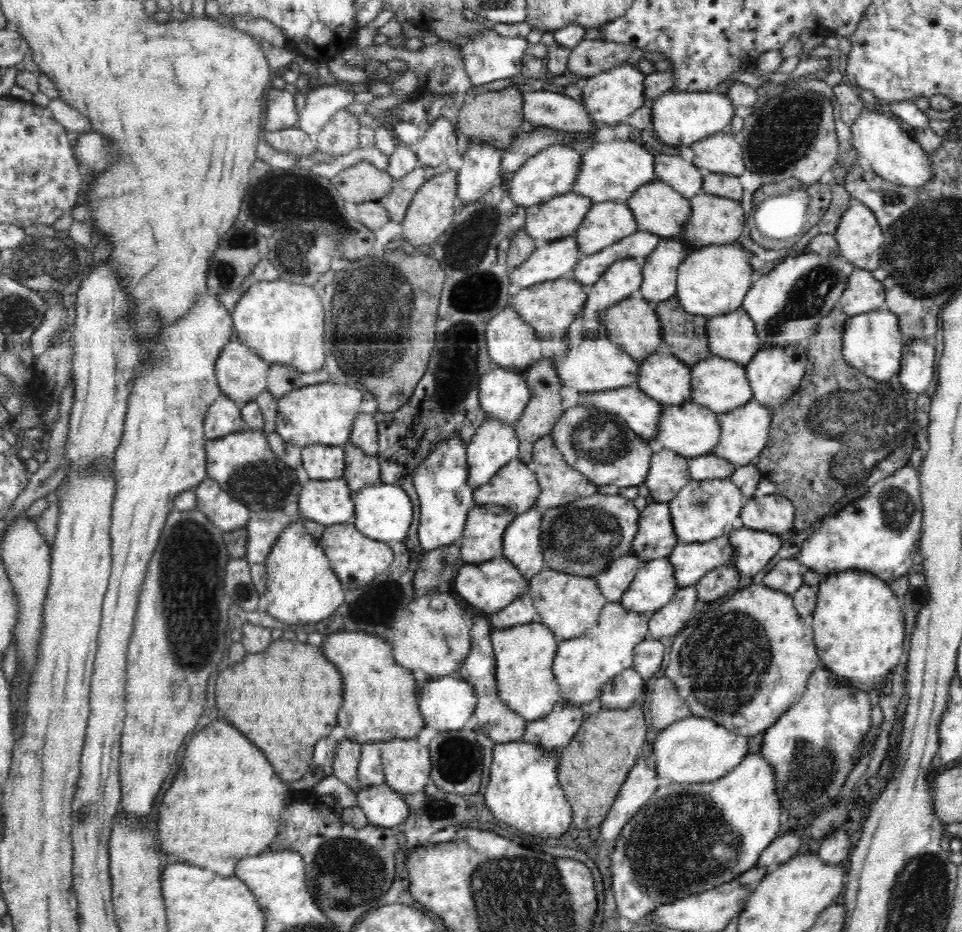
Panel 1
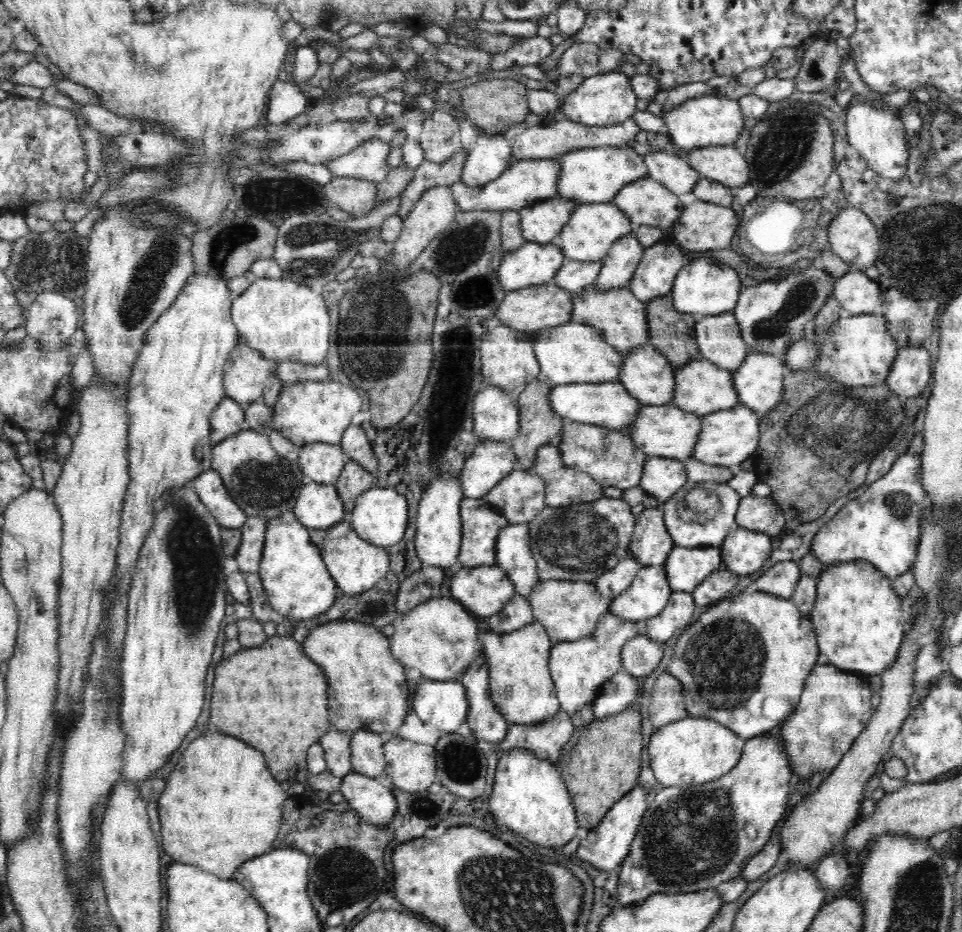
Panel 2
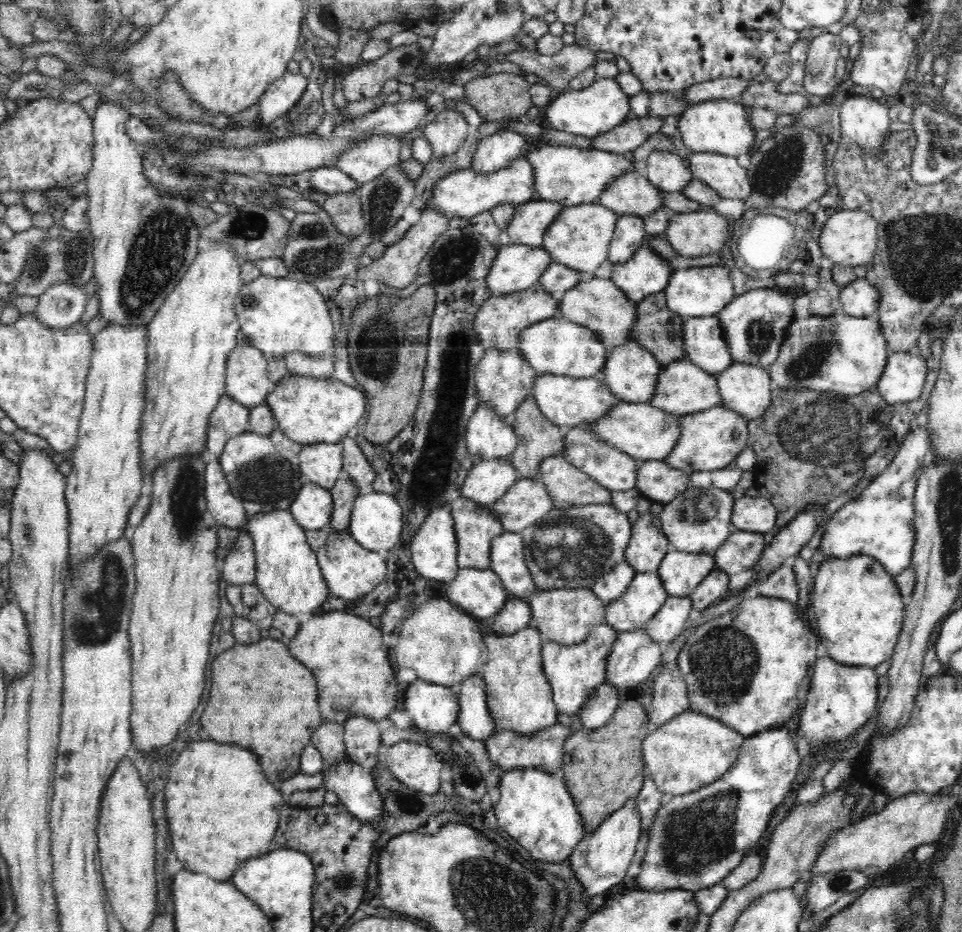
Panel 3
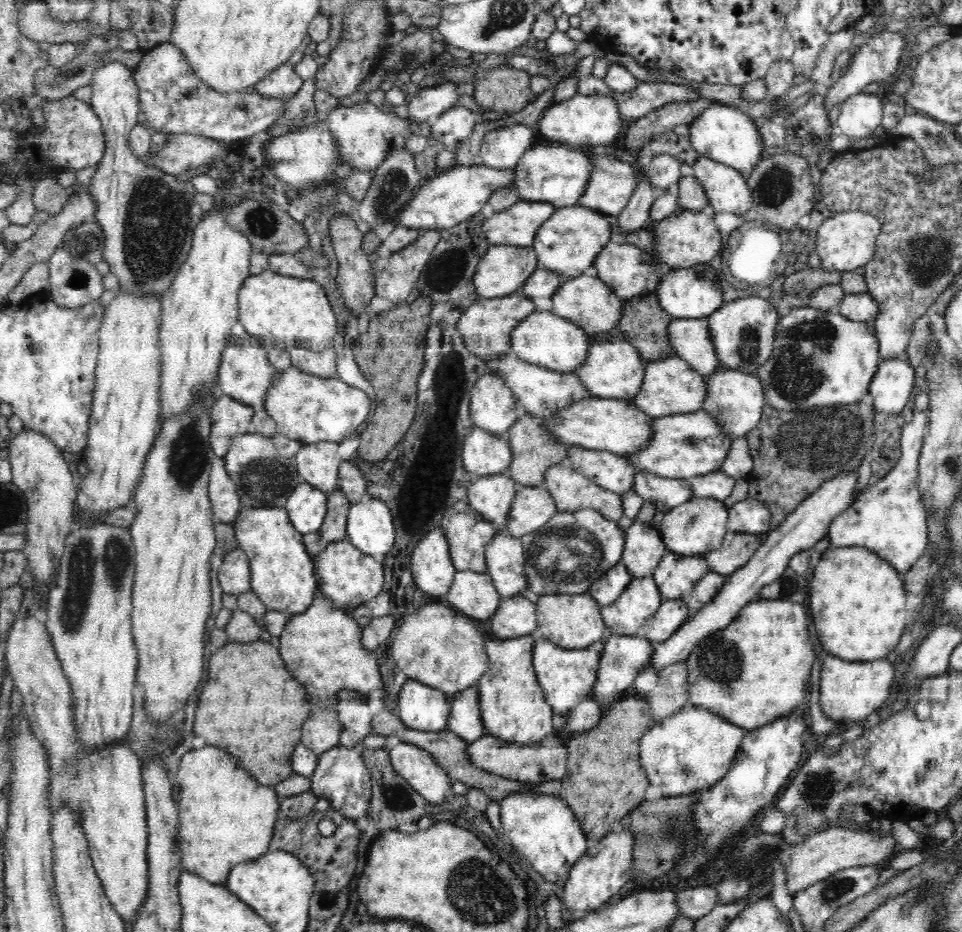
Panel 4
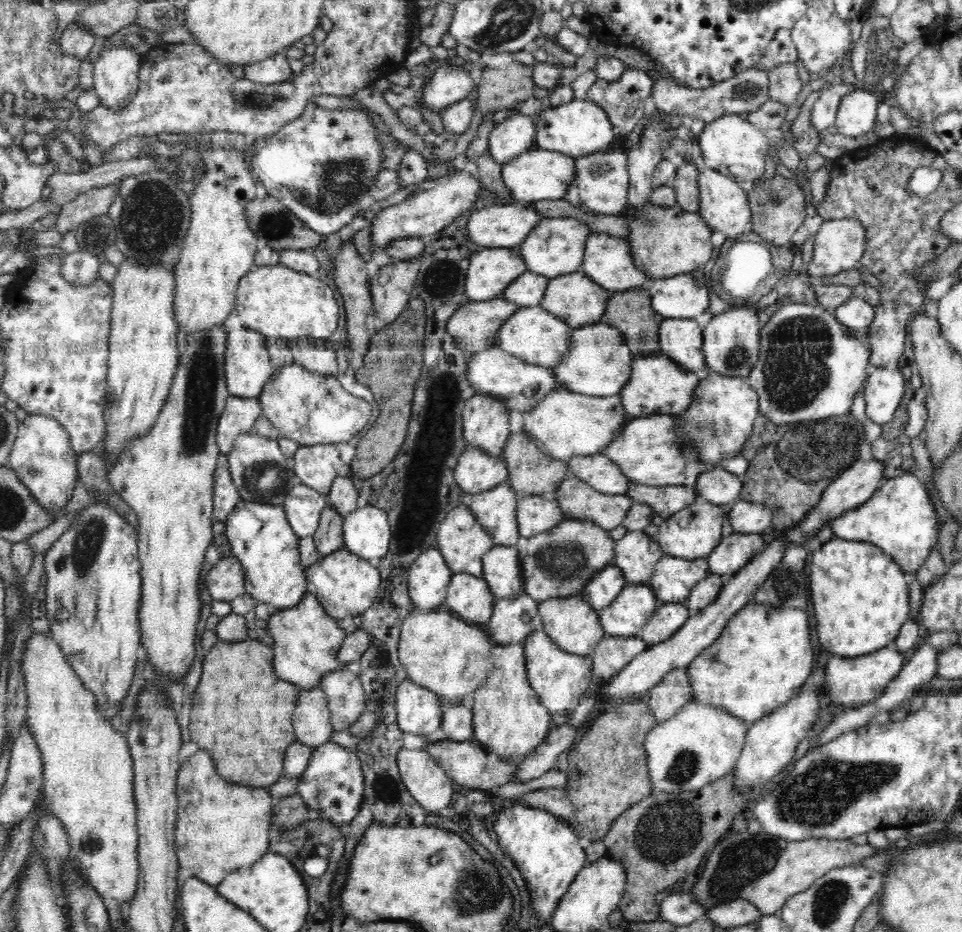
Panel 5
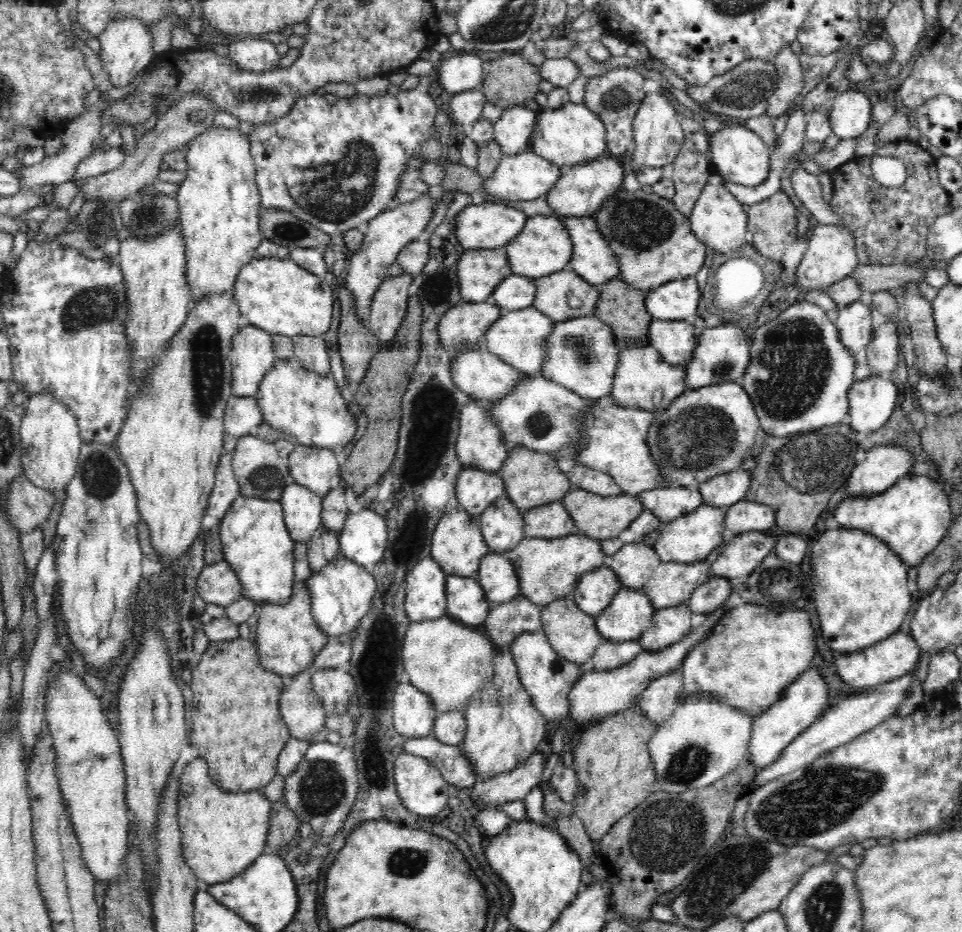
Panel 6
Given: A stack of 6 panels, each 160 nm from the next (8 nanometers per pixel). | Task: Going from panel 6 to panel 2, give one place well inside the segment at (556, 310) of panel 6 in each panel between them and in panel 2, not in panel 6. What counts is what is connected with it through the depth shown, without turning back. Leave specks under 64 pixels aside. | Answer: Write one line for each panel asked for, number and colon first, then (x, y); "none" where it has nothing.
2: (622, 318)
3: (595, 302)
4: (586, 301)
5: (578, 300)

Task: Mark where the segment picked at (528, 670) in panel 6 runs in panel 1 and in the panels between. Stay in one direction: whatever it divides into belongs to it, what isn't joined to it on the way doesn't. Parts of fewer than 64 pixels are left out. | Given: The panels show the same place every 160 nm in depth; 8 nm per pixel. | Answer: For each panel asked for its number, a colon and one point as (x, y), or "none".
1: (582, 666)
2: (579, 668)
3: (573, 672)
4: (567, 676)
5: (560, 679)

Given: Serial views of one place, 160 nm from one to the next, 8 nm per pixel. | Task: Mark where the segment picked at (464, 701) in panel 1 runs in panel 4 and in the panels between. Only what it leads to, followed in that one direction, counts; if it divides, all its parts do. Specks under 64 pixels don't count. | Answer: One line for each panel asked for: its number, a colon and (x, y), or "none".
2: (444, 704)
3: (434, 708)
4: (421, 707)

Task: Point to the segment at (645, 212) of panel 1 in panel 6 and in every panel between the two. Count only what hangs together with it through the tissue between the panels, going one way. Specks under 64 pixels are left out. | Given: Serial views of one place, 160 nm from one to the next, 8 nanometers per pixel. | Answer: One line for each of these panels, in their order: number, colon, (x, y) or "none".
2: (645, 201)
3: (629, 194)
4: (612, 181)
5: (601, 184)
6: (581, 189)

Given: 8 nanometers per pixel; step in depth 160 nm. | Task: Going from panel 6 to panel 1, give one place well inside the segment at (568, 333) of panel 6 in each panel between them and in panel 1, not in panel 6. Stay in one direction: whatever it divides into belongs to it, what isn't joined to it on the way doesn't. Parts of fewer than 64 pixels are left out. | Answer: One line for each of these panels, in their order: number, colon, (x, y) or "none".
1: (661, 376)
2: (646, 374)
3: (631, 372)
4: (614, 369)
5: (598, 364)

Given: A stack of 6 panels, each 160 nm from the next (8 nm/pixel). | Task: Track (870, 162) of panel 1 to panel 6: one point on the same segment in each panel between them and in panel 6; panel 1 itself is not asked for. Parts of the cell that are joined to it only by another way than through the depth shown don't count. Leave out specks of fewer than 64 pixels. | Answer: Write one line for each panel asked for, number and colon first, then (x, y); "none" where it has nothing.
2: (877, 133)
3: (864, 121)
4: (861, 114)
5: (856, 113)
6: (849, 115)

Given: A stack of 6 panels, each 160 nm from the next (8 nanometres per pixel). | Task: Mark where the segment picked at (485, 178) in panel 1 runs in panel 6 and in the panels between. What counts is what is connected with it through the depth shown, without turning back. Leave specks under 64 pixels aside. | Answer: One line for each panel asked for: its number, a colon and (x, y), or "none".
2: (488, 155)
3: (497, 151)
4: (503, 148)
5: (516, 134)
6: (513, 130)

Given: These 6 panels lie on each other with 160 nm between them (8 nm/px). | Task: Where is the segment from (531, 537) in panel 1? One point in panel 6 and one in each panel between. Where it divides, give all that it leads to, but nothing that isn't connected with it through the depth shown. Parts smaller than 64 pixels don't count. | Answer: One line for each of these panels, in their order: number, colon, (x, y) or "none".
2: (513, 554)
3: (507, 556)
4: (504, 556)
5: (501, 571)
6: (497, 576)

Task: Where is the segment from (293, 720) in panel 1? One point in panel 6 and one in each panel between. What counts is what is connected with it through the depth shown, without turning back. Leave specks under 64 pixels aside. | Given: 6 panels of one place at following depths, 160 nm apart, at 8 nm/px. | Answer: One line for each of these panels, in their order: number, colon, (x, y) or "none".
2: (273, 697)
3: (257, 720)
4: (261, 732)
5: (240, 710)
6: (236, 714)

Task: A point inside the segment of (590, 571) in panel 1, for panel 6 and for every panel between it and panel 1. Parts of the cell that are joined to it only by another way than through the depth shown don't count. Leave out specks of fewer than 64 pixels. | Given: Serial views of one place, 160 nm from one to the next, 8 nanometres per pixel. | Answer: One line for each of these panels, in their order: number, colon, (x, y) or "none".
2: (579, 542)
3: (568, 548)
4: (573, 550)
5: (559, 562)
6: (548, 569)

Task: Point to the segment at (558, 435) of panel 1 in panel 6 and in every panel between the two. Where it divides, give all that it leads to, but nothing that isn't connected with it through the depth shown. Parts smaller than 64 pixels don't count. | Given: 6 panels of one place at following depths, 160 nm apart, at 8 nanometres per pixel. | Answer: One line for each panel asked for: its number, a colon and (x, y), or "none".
2: (609, 456)
3: (616, 470)
4: (614, 472)
5: (597, 470)
6: (580, 476)

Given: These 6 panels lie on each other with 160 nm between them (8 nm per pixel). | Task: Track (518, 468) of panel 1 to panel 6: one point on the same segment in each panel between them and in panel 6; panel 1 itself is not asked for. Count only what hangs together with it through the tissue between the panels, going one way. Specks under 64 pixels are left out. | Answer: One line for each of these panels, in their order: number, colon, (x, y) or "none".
2: (519, 497)
3: (527, 501)
4: (533, 507)
5: (535, 515)
6: (551, 521)

